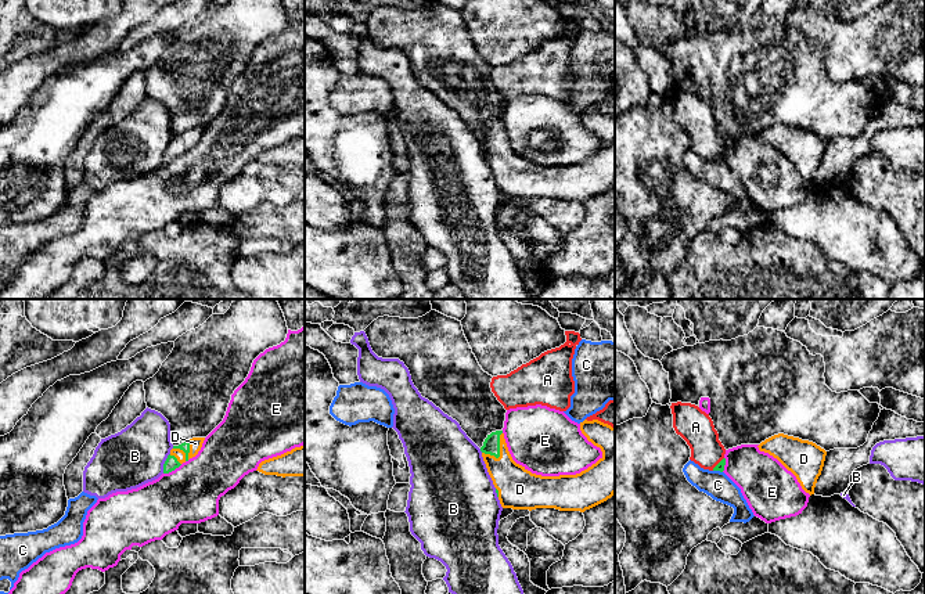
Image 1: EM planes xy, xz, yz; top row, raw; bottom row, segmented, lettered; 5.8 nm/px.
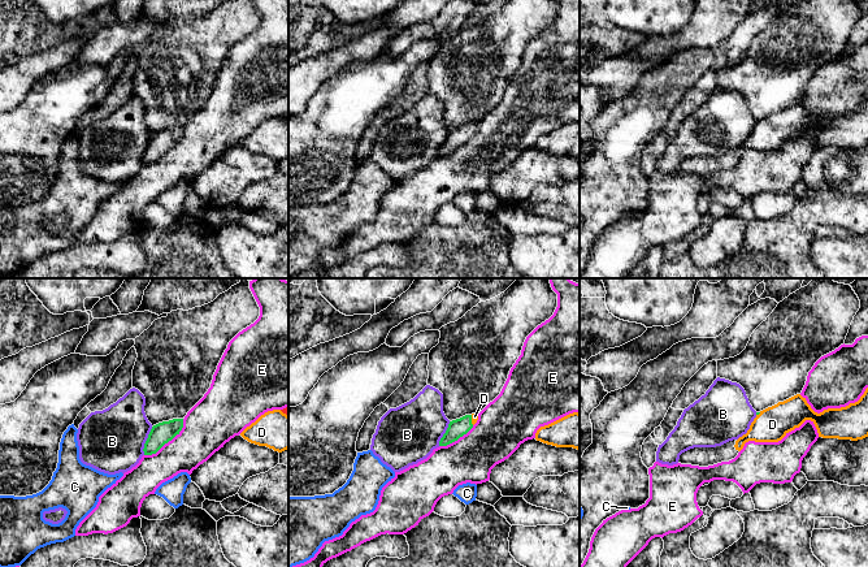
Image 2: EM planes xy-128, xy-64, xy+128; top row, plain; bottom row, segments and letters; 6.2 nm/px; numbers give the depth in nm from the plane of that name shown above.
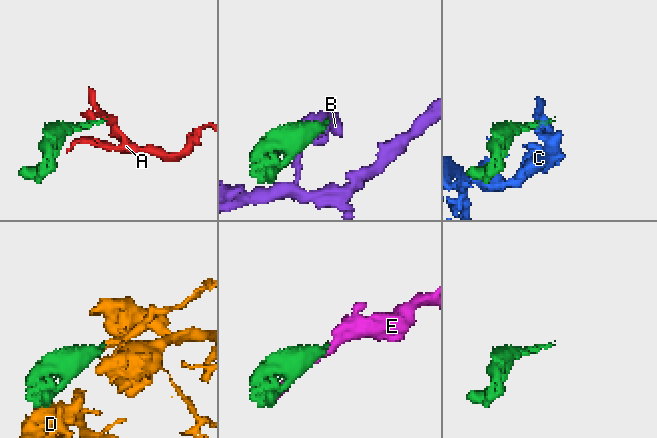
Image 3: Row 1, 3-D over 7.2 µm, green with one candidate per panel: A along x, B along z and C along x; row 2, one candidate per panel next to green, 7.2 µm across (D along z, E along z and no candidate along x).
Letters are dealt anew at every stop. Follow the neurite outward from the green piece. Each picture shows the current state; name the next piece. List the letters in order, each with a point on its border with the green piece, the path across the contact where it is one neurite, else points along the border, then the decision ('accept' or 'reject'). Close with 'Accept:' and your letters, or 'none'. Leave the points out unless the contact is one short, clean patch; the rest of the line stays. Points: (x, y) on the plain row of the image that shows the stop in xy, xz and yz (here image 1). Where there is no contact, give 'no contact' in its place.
A: yz (717, 154) | along yz (723, 147), (712, 159) | reject
B: xy (165, 152) | reject
C: yz (717, 159) | reject
D: xz (499, 143) | across xz (490, 136), (499, 143), (501, 158), (519, 179) | accept
E: xy (172, 159) | along xy (182, 154), (164, 164) | reject
Accept: D

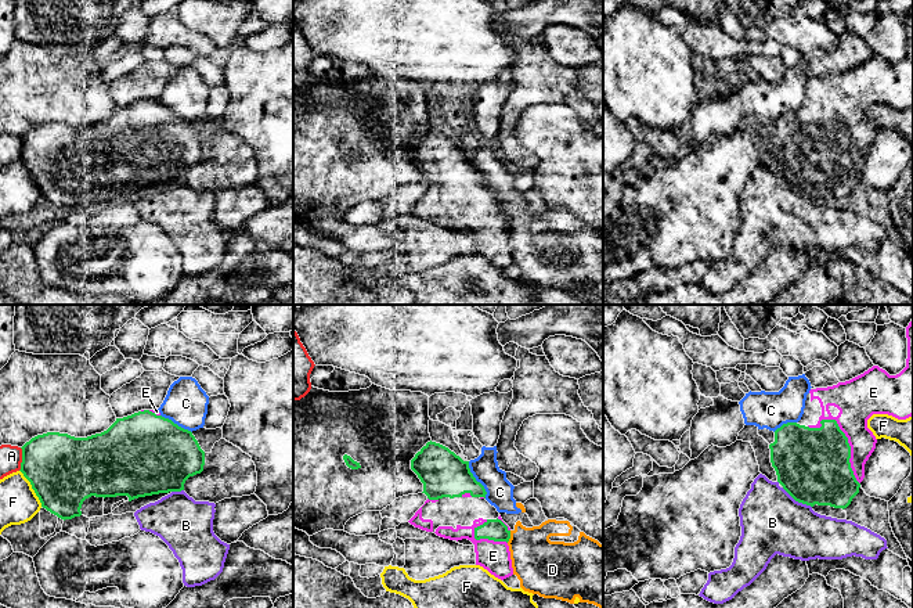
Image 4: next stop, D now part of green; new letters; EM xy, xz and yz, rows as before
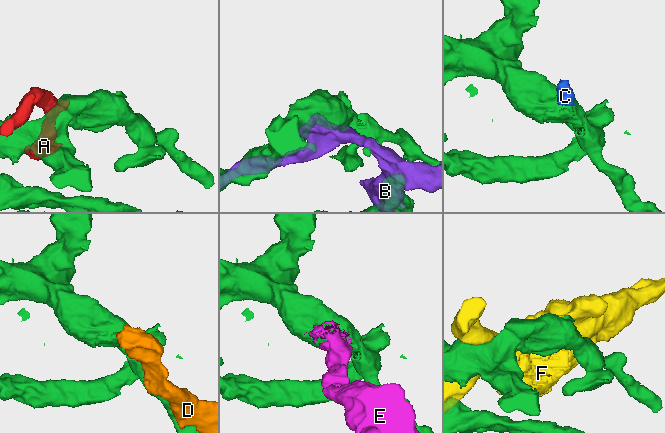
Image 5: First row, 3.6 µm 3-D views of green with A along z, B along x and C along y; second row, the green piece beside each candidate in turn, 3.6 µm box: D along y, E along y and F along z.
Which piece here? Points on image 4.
A: xy (22, 148) | reject
B: yz (797, 190) | reject
C: xz (475, 169) | along xz (468, 151), (469, 161), (483, 176), (486, 187) | reject
D: xz (509, 226) | reject
E: yz (845, 126) | accept
F: xy (32, 177) | reject
Accept: E

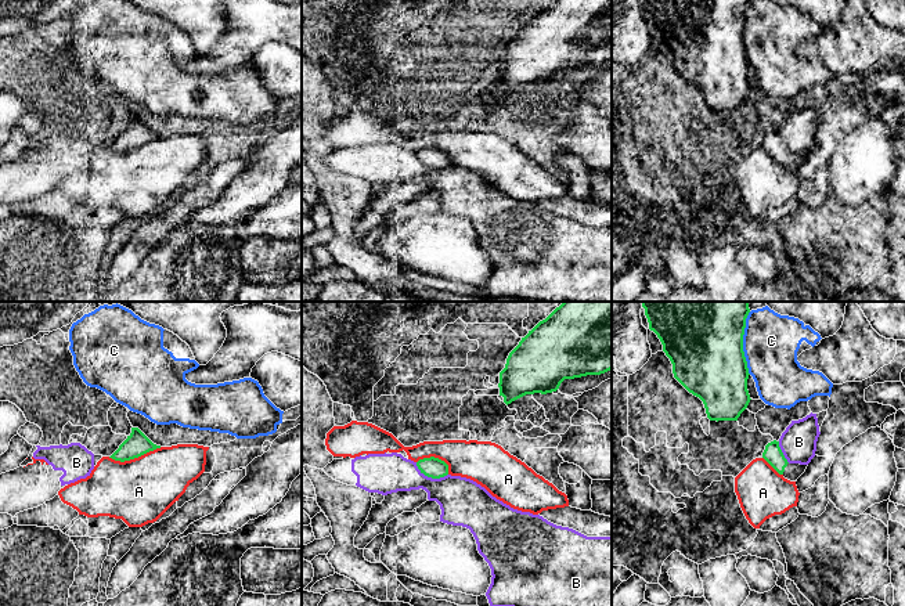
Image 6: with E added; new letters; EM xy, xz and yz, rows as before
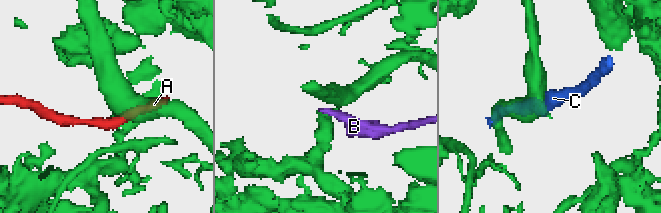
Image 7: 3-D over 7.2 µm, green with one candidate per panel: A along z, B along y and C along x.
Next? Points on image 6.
A: xy (134, 147) | reject
B: xz (431, 166) | along xz (415, 152), (428, 166), (443, 168), (447, 165) | reject
C: yz (742, 33) | reject
Accept: none

